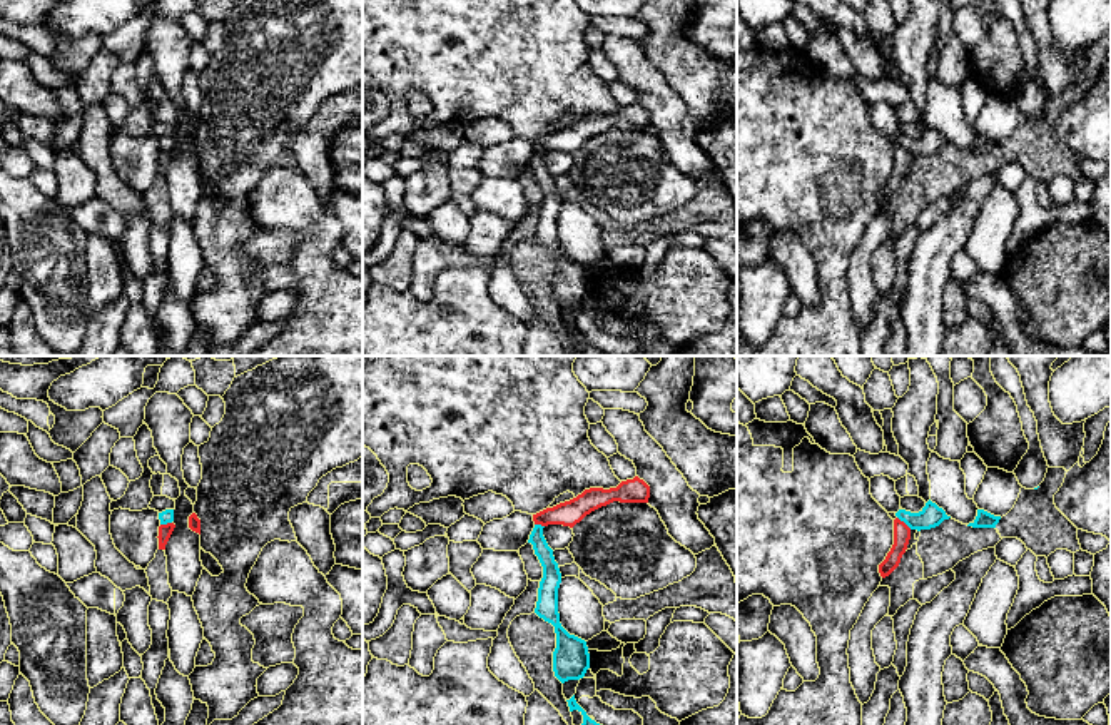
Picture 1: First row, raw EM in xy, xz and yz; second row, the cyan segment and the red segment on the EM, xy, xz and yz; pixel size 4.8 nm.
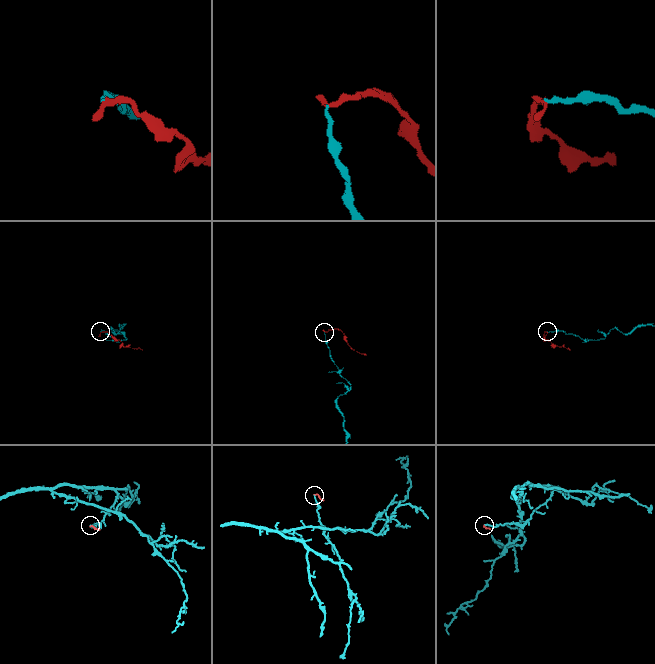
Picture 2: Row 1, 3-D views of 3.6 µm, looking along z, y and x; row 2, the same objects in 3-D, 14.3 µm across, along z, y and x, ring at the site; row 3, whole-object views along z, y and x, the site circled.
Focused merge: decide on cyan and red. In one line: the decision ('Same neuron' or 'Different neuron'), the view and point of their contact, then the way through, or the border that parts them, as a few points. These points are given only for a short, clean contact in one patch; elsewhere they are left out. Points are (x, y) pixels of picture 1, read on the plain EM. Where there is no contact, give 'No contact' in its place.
Different neuron. Touches cyan at yz (904, 147). Boundary: yz (897, 142), (911, 154)

